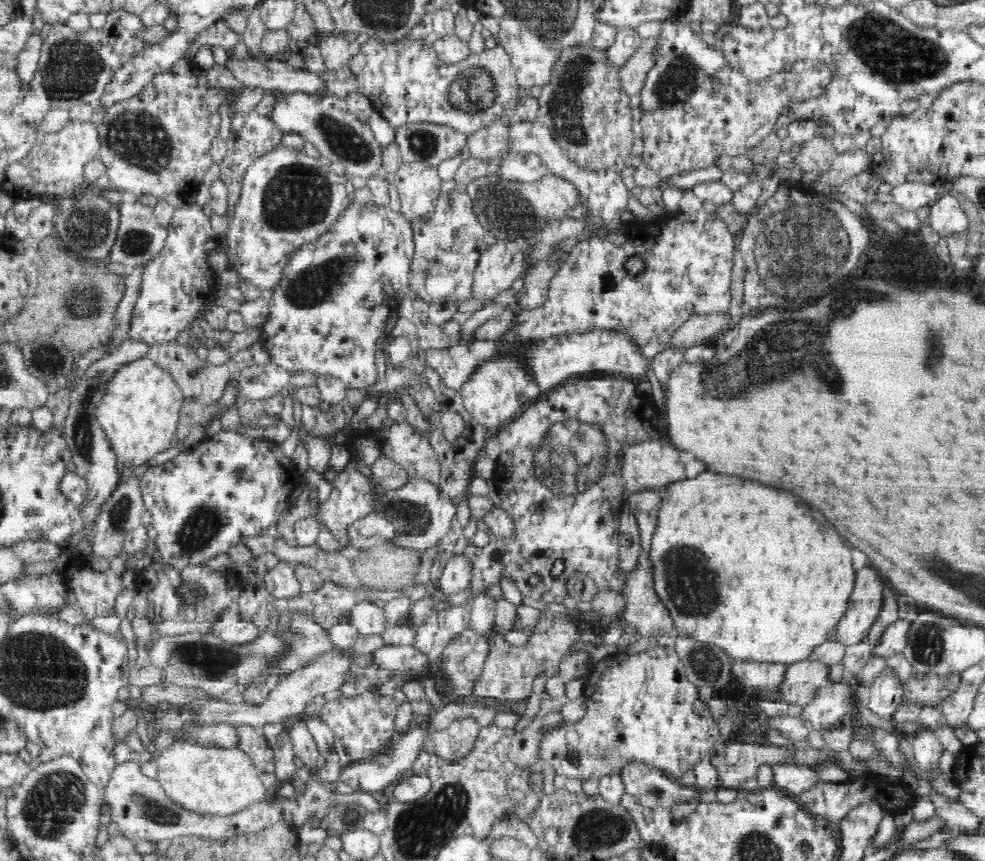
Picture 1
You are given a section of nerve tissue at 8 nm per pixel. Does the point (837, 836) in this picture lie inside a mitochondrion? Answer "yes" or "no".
no

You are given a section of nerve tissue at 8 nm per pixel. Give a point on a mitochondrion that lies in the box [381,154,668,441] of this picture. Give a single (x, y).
(500, 203)

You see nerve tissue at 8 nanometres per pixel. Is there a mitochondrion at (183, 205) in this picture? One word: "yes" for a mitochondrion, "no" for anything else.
no

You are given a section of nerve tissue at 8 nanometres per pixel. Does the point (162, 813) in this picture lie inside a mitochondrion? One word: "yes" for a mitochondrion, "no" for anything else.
yes

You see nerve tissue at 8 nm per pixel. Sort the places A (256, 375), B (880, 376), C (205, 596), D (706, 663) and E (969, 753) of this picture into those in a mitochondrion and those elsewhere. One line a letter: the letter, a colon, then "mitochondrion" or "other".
A: mitochondrion
B: other
C: mitochondrion
D: mitochondrion
E: other

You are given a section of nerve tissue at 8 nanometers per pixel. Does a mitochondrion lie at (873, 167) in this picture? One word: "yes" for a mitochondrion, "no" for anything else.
no

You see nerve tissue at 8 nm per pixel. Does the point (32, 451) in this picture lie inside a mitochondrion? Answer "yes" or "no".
no

